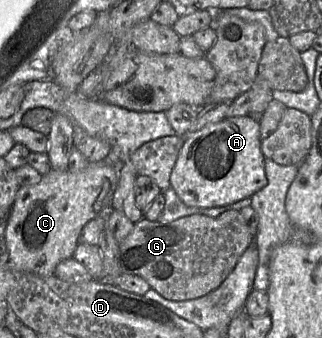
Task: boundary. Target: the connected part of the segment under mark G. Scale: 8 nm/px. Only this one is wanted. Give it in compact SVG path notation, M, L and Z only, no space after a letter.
M238 210L216 217L193 214L170 223L145 218L119 243L121 274L143 278L161 296L172 301L202 297L217 289L236 267L254 238Z

